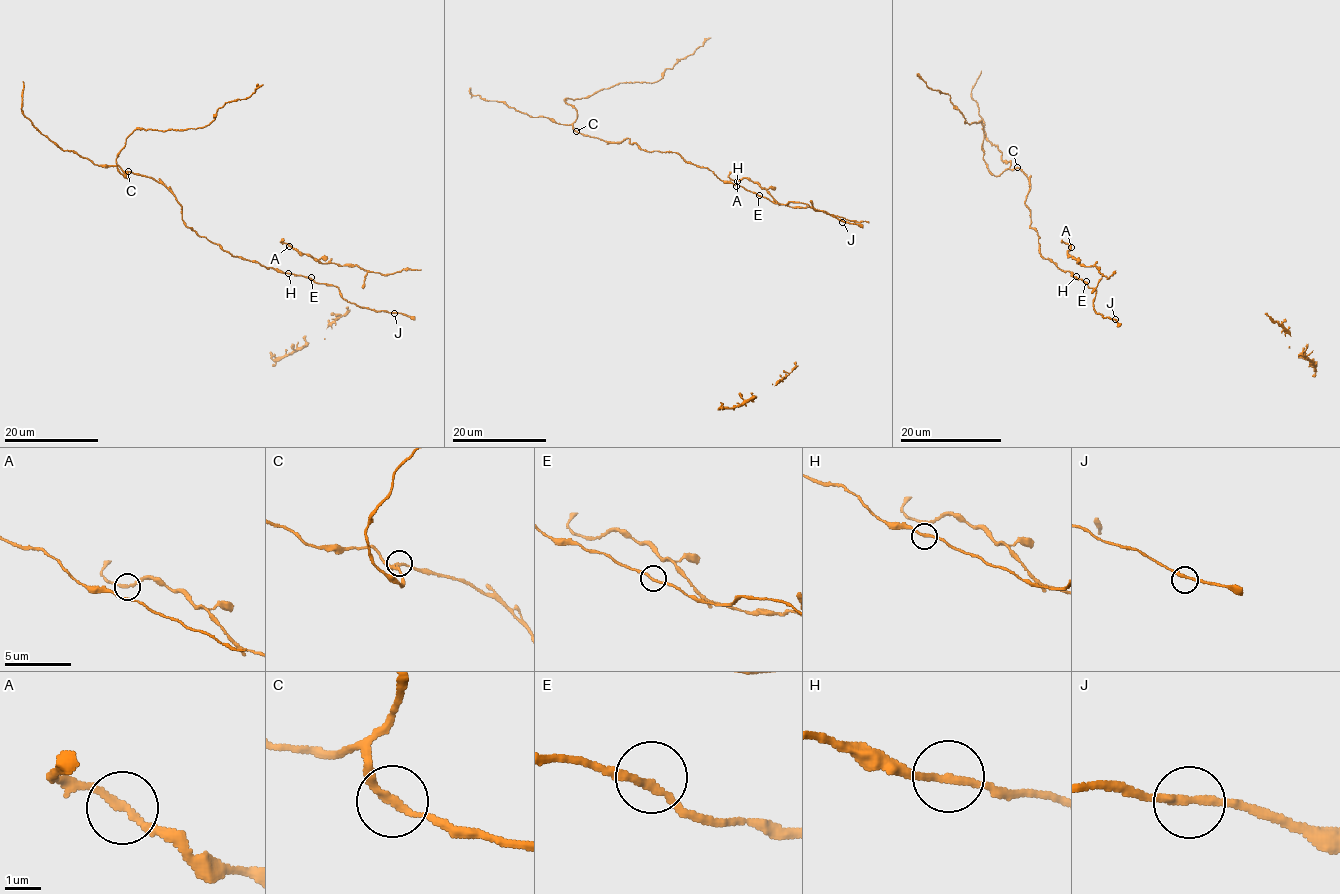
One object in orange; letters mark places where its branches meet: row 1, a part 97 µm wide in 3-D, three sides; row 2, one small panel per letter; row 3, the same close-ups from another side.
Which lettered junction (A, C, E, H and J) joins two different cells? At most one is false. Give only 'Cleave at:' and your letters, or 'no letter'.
Cleave at: no letter

